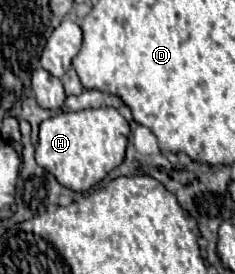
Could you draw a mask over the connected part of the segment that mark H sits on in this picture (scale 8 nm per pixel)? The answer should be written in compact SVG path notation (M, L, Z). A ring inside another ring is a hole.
M98 107L84 111L62 111L40 123L40 141L36 161L46 171L52 171L60 185L72 191L86 191L100 183L114 167L124 161L130 125L114 107Z

